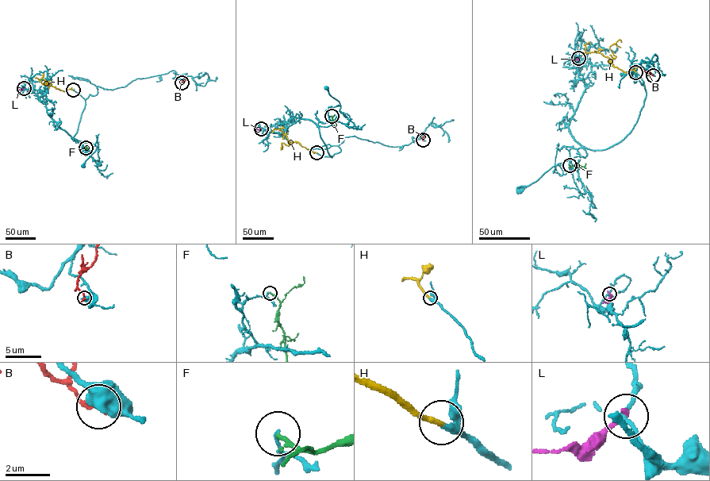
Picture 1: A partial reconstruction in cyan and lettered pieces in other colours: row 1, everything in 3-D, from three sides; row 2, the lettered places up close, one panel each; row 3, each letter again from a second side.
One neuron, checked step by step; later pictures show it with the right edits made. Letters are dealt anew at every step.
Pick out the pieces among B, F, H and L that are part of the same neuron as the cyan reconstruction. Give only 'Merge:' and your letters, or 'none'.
Merge: H

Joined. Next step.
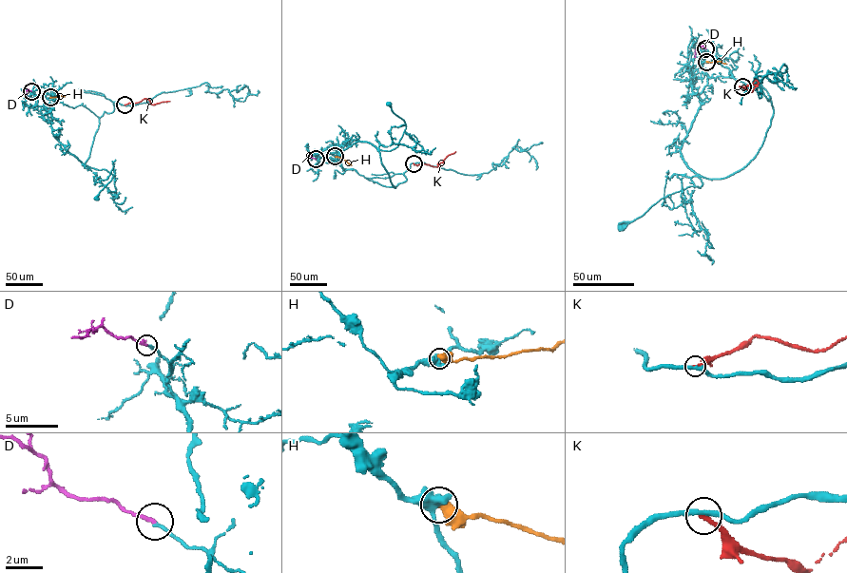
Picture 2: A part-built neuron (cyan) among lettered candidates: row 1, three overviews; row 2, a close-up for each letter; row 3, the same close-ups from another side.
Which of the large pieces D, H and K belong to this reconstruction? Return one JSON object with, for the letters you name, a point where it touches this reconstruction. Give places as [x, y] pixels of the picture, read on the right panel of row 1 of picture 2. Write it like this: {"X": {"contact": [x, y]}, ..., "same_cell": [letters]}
{"D": {"contact": [705, 48]}, "same_cell": ["D"]}

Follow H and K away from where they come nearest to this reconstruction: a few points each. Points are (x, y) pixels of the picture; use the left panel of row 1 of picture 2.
H: (50, 97), (65, 96)
K: (125, 105), (144, 98), (152, 105), (170, 101)

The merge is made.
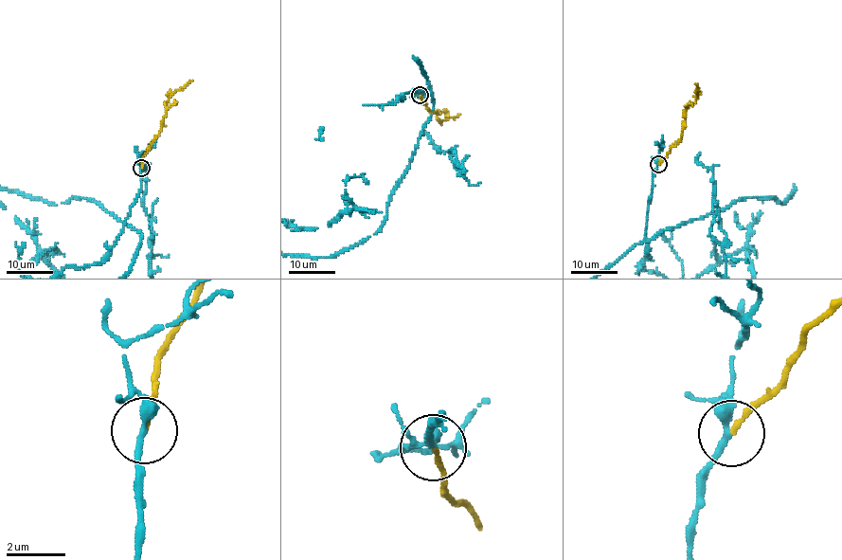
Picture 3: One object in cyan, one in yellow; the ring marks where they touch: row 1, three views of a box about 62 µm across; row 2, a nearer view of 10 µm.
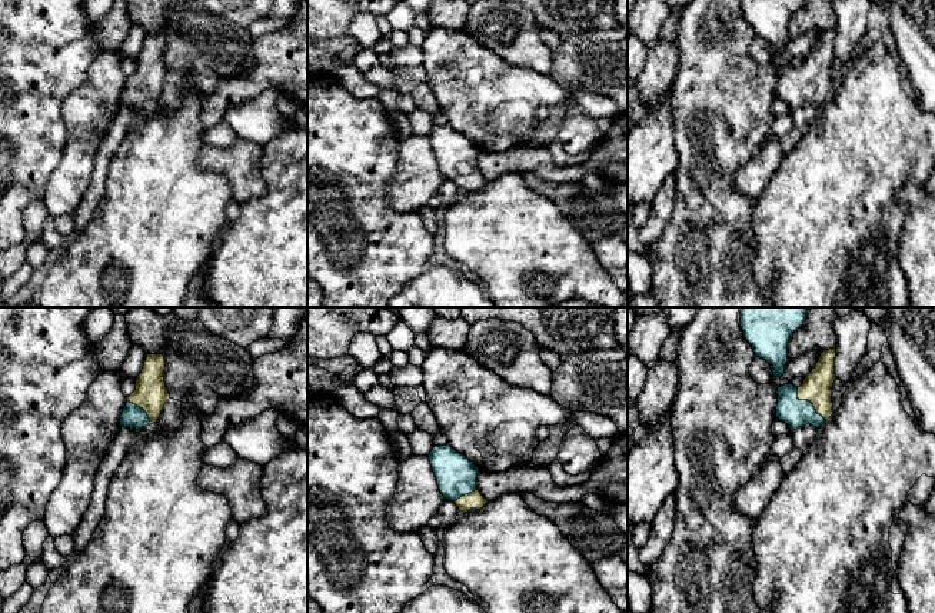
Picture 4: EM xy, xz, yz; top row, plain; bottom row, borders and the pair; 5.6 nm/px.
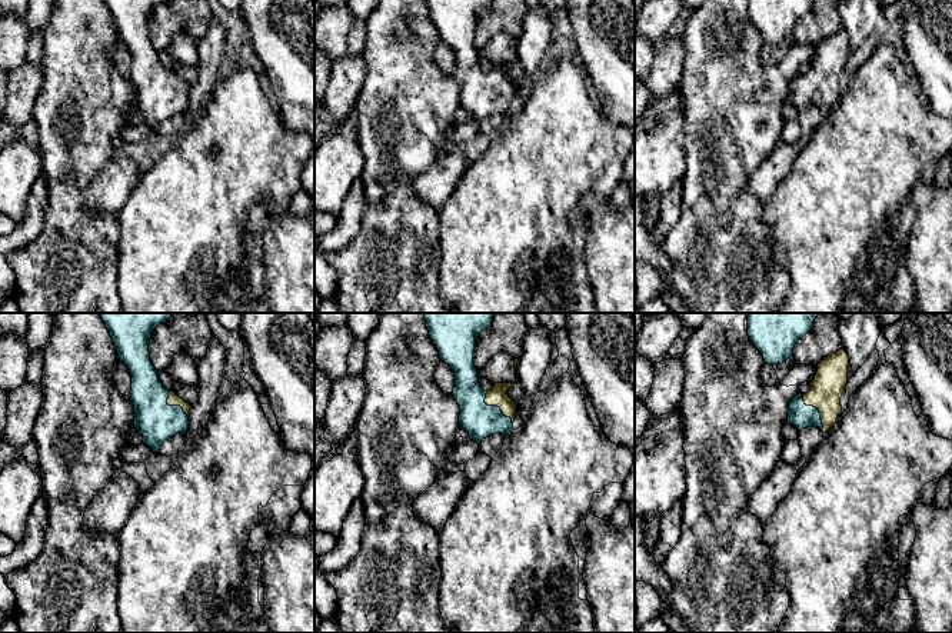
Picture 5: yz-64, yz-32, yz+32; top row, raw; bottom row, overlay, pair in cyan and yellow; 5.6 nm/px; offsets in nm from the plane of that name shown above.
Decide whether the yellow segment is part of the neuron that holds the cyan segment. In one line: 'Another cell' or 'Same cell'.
Same cell

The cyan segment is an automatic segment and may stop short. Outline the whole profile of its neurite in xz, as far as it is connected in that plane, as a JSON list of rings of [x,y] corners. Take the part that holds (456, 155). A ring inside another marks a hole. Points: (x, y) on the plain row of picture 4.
[[[449,124],[435,126],[427,137],[446,180],[453,181],[465,193],[485,187],[488,180],[476,169],[479,149],[473,141]]]

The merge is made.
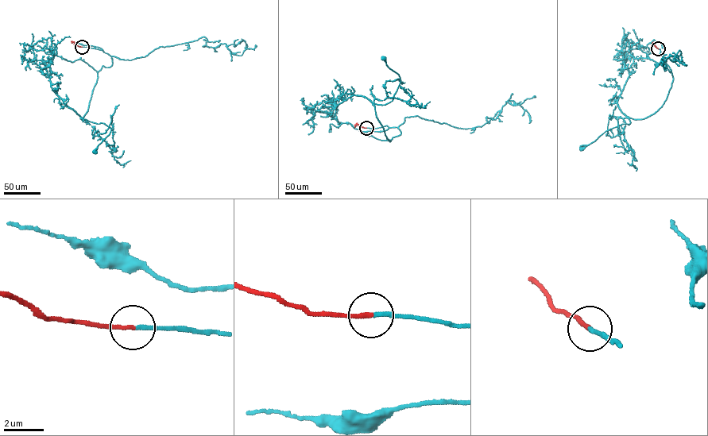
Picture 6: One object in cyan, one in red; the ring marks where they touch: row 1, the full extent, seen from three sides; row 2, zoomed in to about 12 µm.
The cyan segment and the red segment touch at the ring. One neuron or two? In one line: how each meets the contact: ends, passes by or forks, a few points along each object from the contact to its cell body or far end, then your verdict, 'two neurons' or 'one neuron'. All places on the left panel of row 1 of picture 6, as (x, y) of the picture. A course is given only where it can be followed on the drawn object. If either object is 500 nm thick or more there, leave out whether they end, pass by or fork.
cyan ends | red ends | cyan via (82, 47), (102, 50), (112, 59), (98, 72), (81, 117), (111, 129), (95, 152) | red via (82, 47), (71, 41) | one neuron

